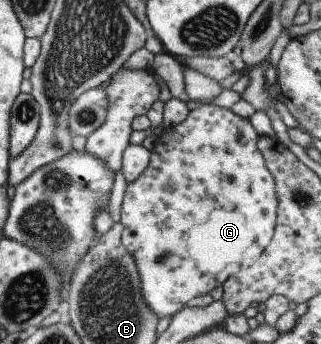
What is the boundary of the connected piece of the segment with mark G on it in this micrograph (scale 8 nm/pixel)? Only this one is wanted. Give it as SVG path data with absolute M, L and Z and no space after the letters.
M203 104L189 110L187 117L179 124L163 129L159 135L154 137L155 142L150 149L147 167L143 169L143 173L137 179L133 179L131 183L126 183L120 209L119 223L123 225L120 242L125 251L131 255L137 267L141 285L141 297L143 297L145 305L149 307L149 311L153 311L157 318L171 317L187 301L194 297L208 294L209 291L222 285L232 275L237 275L237 272L255 263L269 243L275 227L277 195L275 195L275 185L271 173L267 171L267 166L263 157L261 157L258 139L259 136L253 130L248 118L237 116L228 108Z

